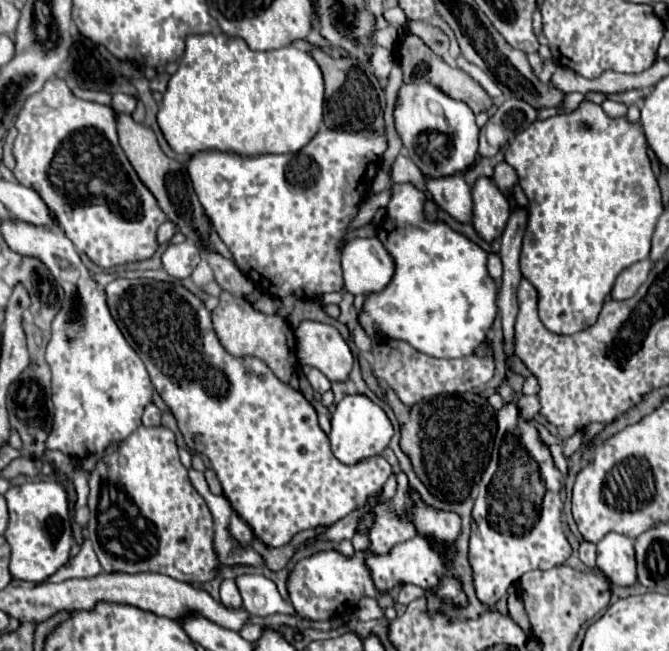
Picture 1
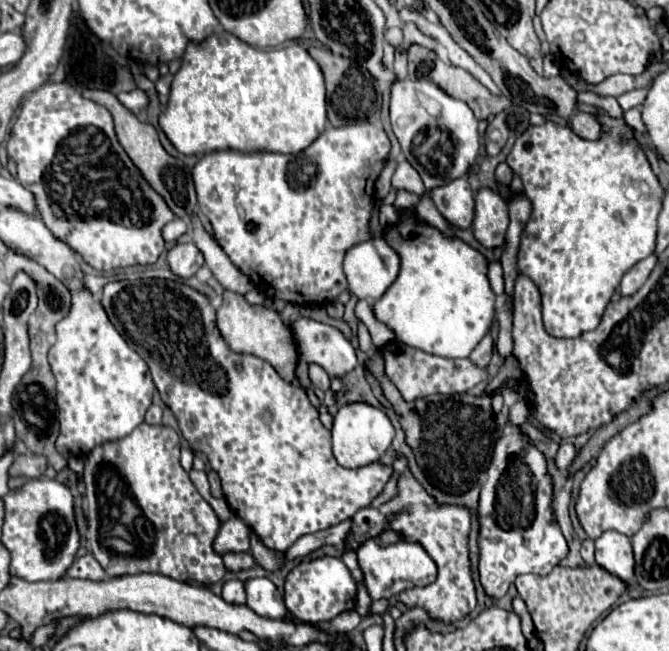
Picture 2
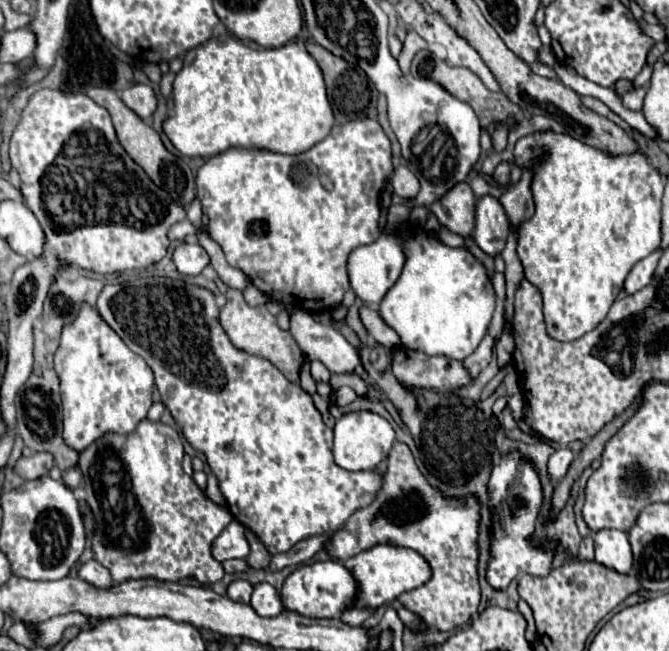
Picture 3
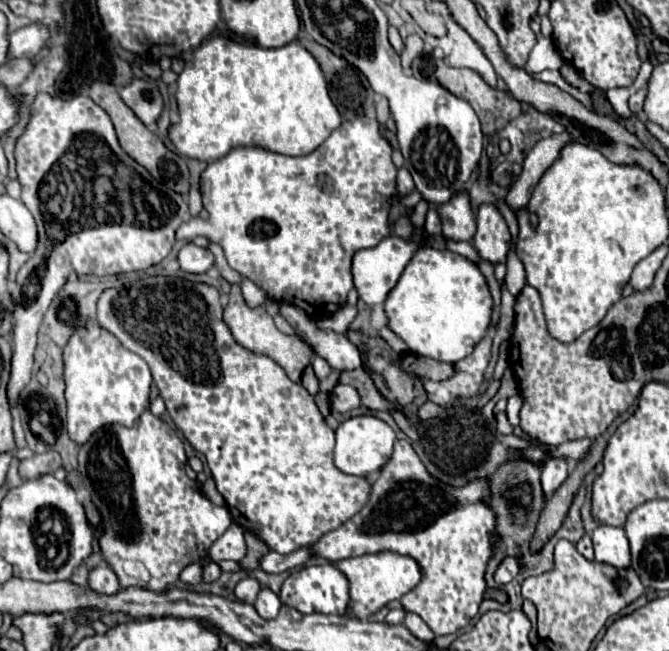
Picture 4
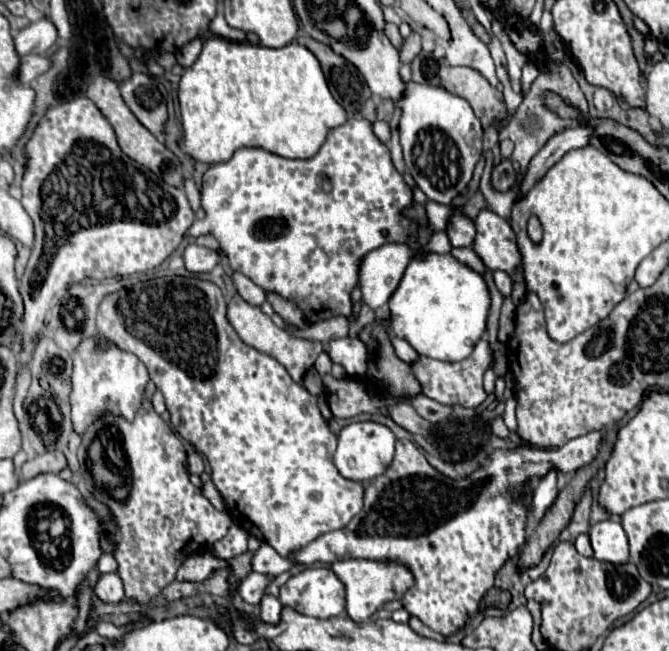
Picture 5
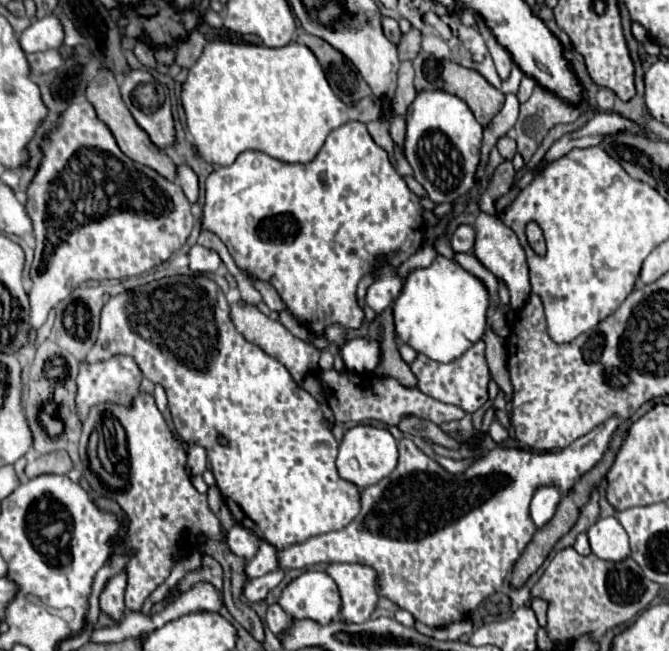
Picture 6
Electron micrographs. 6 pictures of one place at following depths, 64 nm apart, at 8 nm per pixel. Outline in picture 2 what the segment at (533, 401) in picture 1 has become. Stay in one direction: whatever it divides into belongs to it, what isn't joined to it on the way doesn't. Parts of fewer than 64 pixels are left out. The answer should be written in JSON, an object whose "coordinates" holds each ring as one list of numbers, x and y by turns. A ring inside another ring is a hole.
{"coordinates":[[524,398,520,402,516,402,512,408,510,408,510,422,512,424,524,424,528,420,528,416,532,414,532,408,530,408,530,402]]}

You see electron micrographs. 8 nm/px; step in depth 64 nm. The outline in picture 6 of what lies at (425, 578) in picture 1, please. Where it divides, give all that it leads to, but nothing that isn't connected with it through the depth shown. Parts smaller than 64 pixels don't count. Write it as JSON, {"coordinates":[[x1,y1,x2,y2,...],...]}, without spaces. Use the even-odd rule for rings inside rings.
{"coordinates":[[330,564,326,570,342,596,342,620,366,622,378,600,378,572,366,564]]}

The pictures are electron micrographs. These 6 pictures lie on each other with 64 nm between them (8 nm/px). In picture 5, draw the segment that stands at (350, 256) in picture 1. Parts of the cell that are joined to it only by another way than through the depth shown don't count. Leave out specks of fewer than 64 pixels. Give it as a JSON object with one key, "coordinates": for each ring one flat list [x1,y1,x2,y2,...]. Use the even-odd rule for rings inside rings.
{"coordinates":[[398,242,384,244,368,252,360,260,360,270,358,270,362,300,374,310,384,306,394,294,394,288,398,288,408,262,418,252,420,248,412,248,408,244,398,244]]}

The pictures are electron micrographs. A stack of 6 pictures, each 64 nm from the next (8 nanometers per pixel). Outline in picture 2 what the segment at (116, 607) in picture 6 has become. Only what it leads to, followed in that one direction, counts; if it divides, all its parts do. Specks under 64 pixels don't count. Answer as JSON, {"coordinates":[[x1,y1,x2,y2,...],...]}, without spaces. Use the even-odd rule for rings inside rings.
{"coordinates":[[84,554,82,558,76,558,72,562,72,566,66,570,66,576,86,578,86,580,104,580,106,572,102,572,102,566,92,554]]}

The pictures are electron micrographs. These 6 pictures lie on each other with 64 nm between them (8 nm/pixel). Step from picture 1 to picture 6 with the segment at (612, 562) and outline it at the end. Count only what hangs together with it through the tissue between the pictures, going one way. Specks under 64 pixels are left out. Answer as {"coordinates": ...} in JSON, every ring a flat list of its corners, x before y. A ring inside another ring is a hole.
{"coordinates":[[614,516,598,520,588,530,588,538,590,538,592,552,602,560,620,562,620,560,626,560,630,556,630,546,628,546,628,540,626,540,626,532]]}

